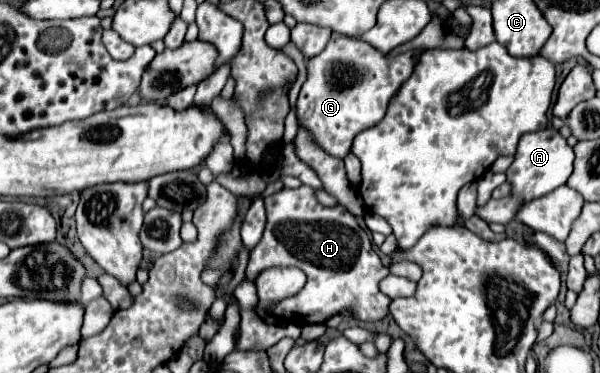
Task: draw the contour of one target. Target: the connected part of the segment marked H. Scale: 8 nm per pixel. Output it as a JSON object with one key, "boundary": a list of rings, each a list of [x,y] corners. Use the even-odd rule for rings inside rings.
{"boundary":[[[300,186],[296,190],[282,188],[280,192],[264,198],[264,204],[266,204],[268,222],[262,240],[250,252],[246,278],[256,278],[264,268],[272,268],[272,266],[296,266],[304,270],[308,278],[306,286],[296,296],[290,296],[278,306],[274,306],[276,318],[292,324],[322,324],[344,308],[350,308],[354,316],[362,322],[378,322],[384,316],[388,316],[390,298],[380,292],[378,284],[382,278],[390,274],[390,270],[380,262],[368,234],[360,228],[356,218],[344,206],[334,206],[334,208],[322,206],[316,198],[316,190],[310,186]]]}

